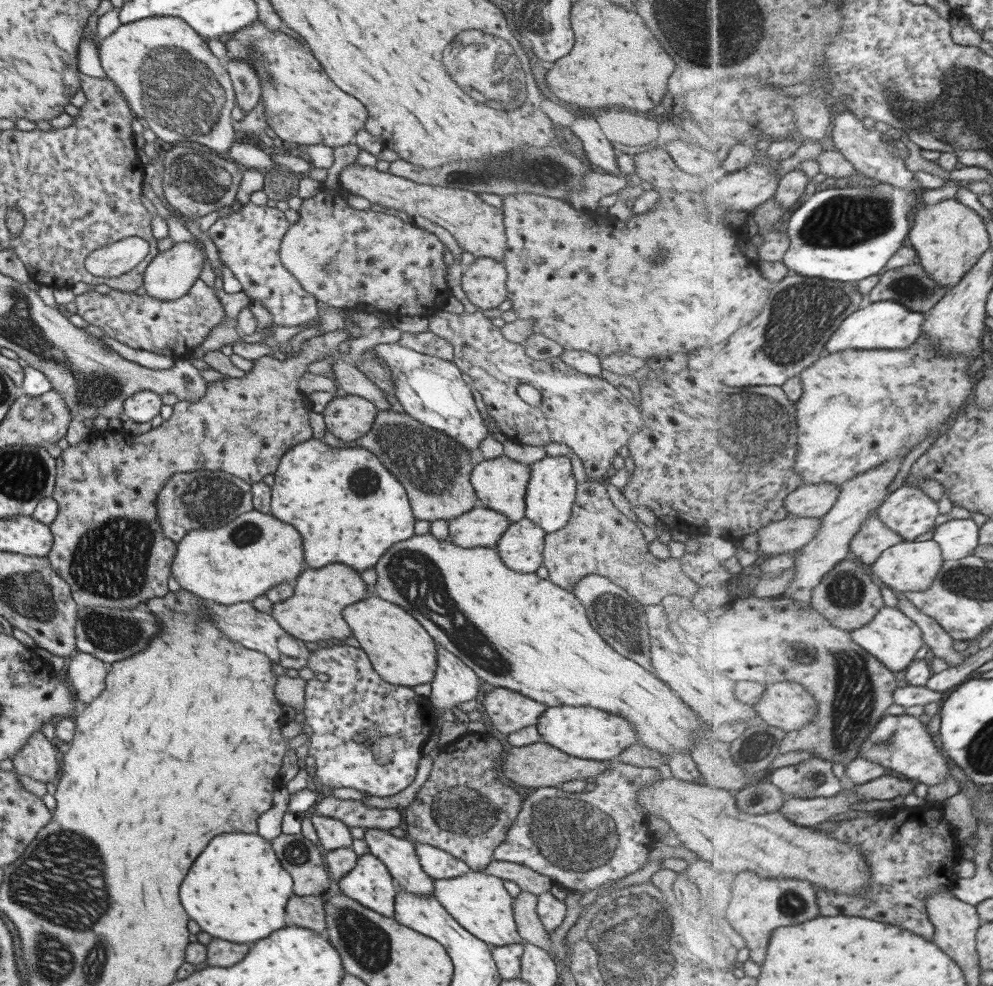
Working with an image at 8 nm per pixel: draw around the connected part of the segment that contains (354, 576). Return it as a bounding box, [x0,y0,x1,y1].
[270,564,366,644]

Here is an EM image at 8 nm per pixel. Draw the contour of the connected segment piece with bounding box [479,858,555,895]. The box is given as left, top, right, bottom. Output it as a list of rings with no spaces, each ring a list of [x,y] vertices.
[[[492,858],[489,864],[479,871],[483,871],[485,874],[495,876],[501,880],[511,880],[523,891],[536,895],[549,891],[549,888],[555,884],[551,877],[541,875],[526,866]]]

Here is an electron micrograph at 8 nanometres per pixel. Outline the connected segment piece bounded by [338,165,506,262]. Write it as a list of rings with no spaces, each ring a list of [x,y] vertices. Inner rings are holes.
[[[345,166],[338,176],[343,188],[351,194],[365,198],[370,203],[391,206],[406,215],[419,215],[445,229],[455,239],[461,250],[469,252],[475,258],[491,258],[503,262],[505,254],[504,213],[479,199],[468,190],[443,188],[440,186],[419,184],[413,181],[379,172],[374,167]]]

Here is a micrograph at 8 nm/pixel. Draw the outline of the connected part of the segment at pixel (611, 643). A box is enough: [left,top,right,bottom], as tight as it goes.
[572,575,653,672]

